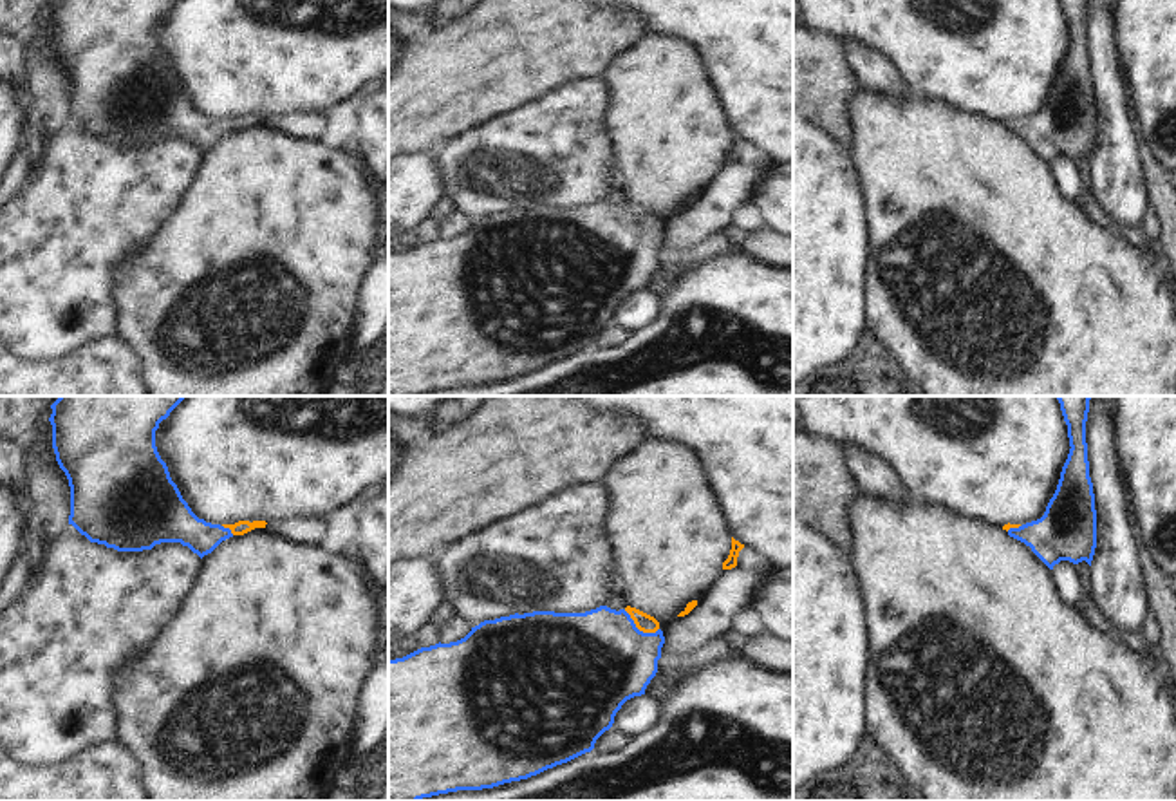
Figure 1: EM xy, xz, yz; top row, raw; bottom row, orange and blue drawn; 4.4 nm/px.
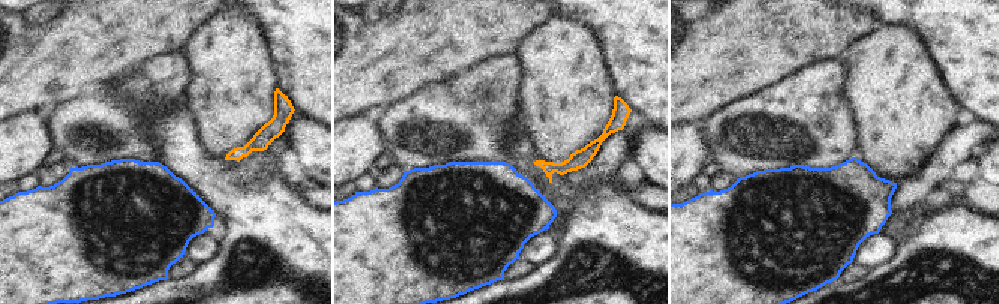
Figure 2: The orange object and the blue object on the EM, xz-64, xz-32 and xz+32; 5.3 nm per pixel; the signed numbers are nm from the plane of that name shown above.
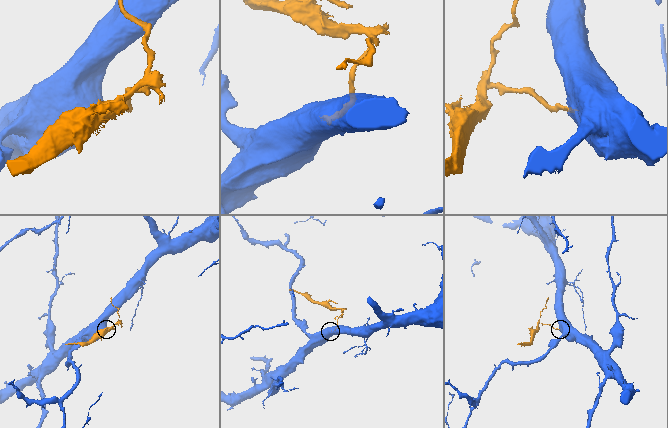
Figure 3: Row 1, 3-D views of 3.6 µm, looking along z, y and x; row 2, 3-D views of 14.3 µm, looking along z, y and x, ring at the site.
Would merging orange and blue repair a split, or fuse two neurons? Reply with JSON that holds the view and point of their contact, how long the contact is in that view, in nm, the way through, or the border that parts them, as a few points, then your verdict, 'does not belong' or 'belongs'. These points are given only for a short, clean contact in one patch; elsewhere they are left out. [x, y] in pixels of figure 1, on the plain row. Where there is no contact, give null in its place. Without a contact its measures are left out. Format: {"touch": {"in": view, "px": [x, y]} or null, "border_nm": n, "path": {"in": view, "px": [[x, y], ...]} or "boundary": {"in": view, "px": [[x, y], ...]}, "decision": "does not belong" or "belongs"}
{"touch": {"in": "xz", "px": [640, 225]}, "border_nm": 180, "path": {"in": "xz", "px": [[644, 217], [640, 225], [597, 255]]}, "decision": "belongs"}

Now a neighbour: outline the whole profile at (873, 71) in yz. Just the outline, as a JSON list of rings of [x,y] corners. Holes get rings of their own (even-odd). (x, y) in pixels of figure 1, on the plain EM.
[[[842,40],[847,63],[860,89],[876,90],[889,96],[910,96],[898,65],[885,58],[876,47],[863,40]]]

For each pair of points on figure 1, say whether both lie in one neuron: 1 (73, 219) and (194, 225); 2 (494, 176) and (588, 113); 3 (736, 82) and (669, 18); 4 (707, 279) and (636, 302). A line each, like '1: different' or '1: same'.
1: different
2: same
3: same
4: different

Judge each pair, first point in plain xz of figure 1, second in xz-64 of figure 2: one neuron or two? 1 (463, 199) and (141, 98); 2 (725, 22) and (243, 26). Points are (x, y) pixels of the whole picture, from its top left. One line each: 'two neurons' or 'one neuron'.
1: one neuron
2: two neurons

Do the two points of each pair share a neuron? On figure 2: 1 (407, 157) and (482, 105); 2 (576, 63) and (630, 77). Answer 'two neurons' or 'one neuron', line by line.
1: one neuron
2: two neurons

